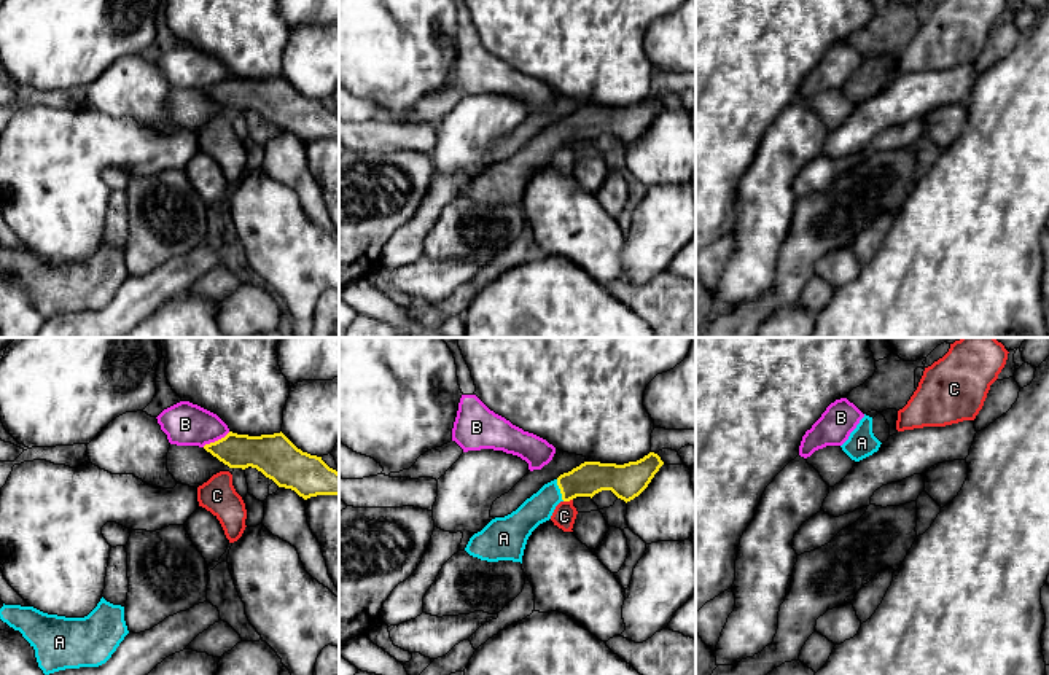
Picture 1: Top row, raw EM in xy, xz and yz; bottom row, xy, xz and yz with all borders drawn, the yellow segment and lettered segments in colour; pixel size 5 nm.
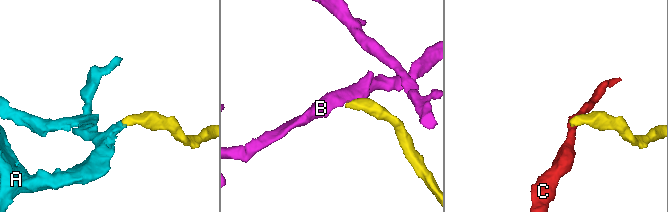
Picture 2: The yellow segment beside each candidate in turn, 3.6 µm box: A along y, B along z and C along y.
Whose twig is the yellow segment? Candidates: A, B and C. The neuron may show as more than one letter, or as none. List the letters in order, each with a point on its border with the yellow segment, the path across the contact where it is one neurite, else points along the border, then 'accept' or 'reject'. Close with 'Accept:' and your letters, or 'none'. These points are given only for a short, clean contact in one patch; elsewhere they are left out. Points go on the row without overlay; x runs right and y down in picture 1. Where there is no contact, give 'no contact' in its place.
A: contact xz (561, 134); way xz (589, 121), (561, 134), (538, 152); accept
B: contact xy (215, 85); border xy (230, 75), (202, 89); reject
C: contact xz (567, 144); border xz (572, 142), (564, 145); reject
Accept: A

